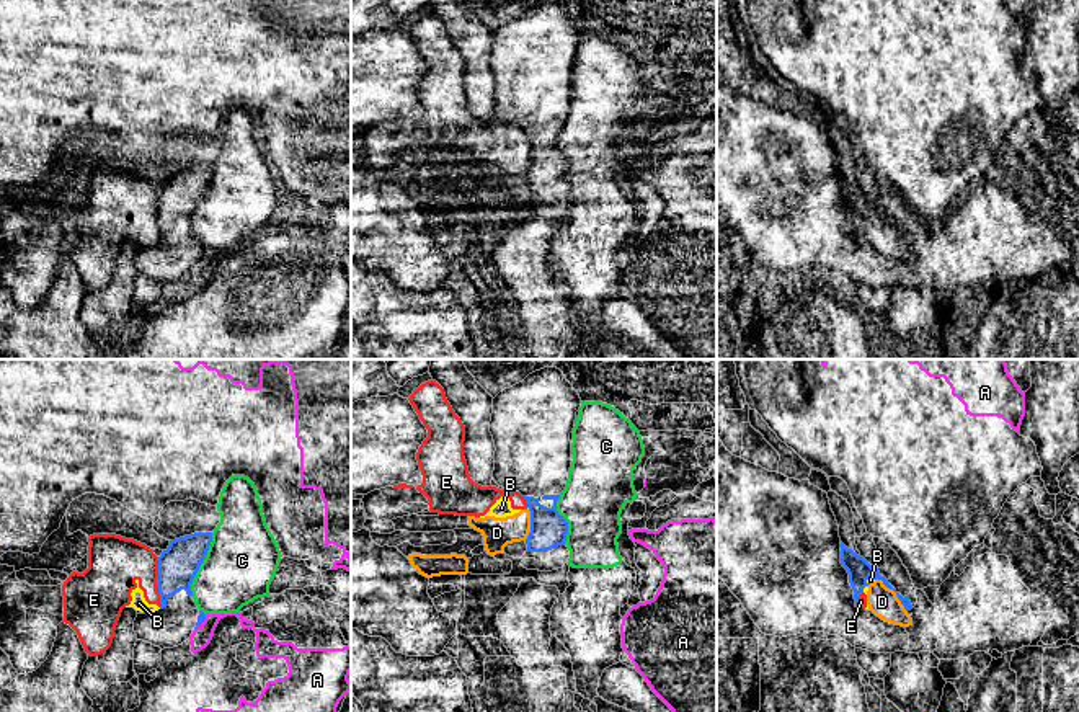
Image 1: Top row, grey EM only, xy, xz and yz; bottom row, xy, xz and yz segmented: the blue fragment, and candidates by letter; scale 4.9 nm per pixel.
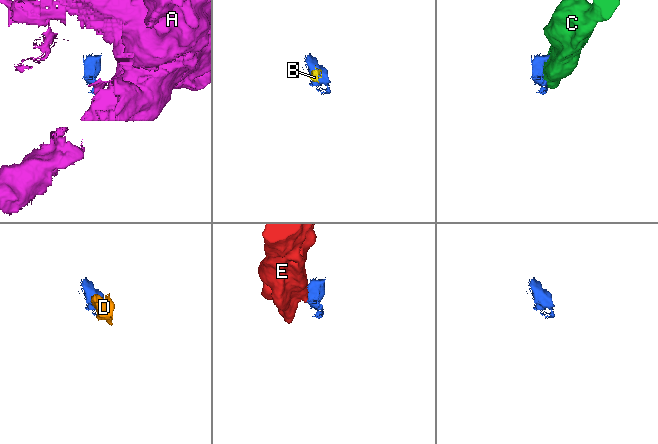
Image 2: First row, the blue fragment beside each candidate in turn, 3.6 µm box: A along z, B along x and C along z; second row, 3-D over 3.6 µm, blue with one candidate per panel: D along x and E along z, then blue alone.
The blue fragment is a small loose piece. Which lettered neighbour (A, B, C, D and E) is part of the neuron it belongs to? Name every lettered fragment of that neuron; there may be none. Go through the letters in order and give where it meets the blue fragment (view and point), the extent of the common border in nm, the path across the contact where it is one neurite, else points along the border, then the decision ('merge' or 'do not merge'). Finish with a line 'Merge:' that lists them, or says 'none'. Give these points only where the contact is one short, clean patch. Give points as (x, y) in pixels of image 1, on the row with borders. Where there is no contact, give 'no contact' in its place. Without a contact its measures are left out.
A: xy (201, 622) | 90 nm | along xy (206, 616), (195, 629) | do not merge
B: yz (867, 583) | 90 nm | along yz (874, 578), (867, 580), (862, 591) | do not merge
C: xy (201, 562) | 320 nm | do not merge
D: yz (895, 591) | 220 nm | along yz (875, 578), (895, 593), (906, 611) | do not merge
E: xy (157, 582) | 240 nm | along xy (157, 557), (160, 606) | do not merge
Merge: none

